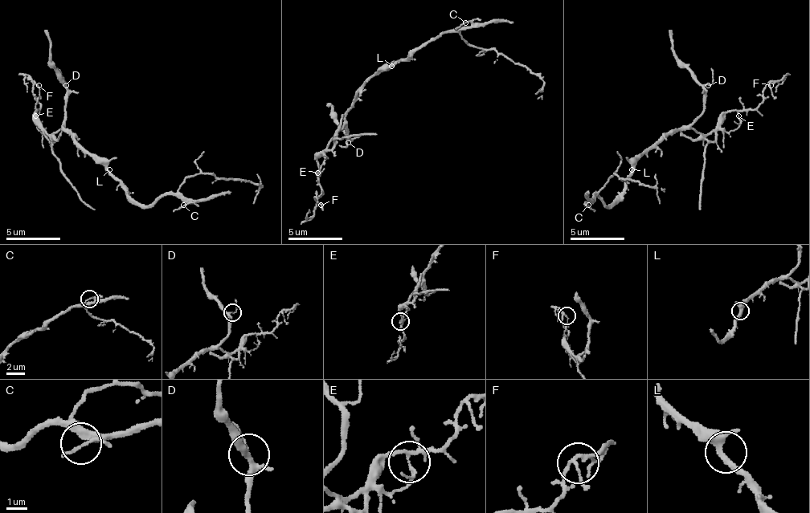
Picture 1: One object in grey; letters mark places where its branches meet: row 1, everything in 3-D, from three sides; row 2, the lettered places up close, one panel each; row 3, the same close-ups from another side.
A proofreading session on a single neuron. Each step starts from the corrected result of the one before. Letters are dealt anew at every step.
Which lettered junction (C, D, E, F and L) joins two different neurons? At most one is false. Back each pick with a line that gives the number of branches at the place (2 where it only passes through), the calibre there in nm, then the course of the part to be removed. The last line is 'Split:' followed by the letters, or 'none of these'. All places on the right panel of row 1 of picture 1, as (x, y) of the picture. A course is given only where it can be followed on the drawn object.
E: Branches: 5. Thickness 140 nm. Course of the part to remove: (738, 115), (724, 115), (716, 139), (705, 148), (700, 209)
Split: E

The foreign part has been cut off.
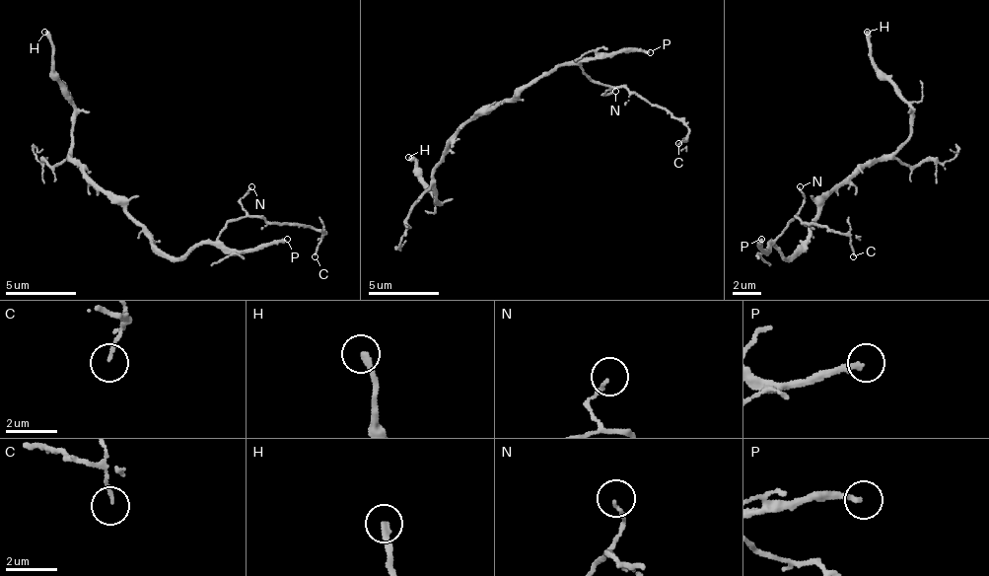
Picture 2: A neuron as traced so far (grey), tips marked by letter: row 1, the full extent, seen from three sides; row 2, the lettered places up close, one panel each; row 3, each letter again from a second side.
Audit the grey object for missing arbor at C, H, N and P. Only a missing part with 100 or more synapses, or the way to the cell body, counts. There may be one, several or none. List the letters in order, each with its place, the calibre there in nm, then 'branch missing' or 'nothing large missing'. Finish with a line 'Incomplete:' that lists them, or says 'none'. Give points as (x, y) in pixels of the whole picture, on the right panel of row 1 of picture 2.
C: place (853, 256); calibre 110 nm; nothing large missing
H: place (867, 32); calibre 240 nm; nothing large missing
N: place (800, 186); calibre 110 nm; nothing large missing
P: place (761, 239); calibre 240 nm; branch missing
Incomplete: P

